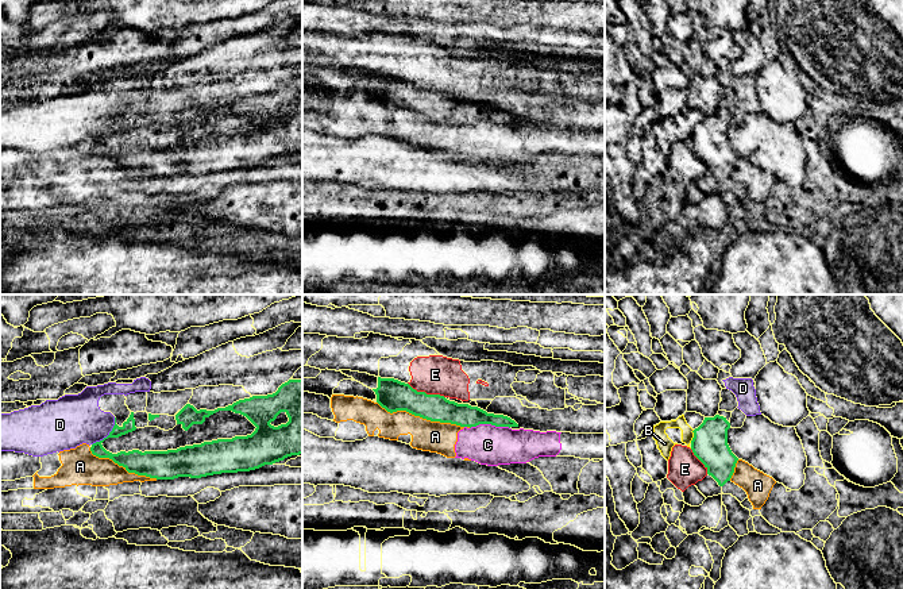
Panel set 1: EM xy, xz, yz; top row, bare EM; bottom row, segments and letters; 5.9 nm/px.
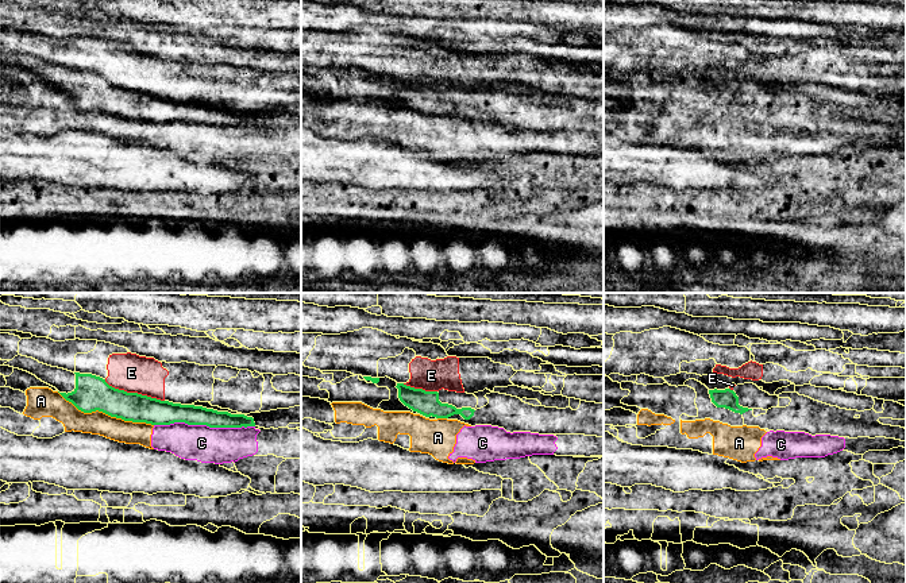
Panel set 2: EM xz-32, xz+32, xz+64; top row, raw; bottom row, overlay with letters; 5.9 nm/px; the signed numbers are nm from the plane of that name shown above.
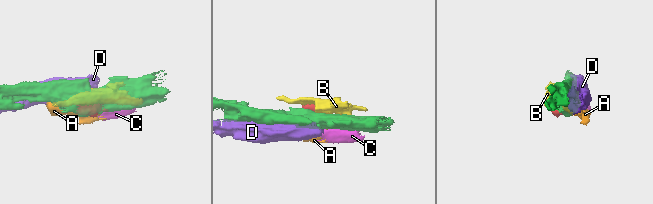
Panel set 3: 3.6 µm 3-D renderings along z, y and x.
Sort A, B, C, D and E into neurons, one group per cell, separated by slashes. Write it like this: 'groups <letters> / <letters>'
groups A C / B / D / E

